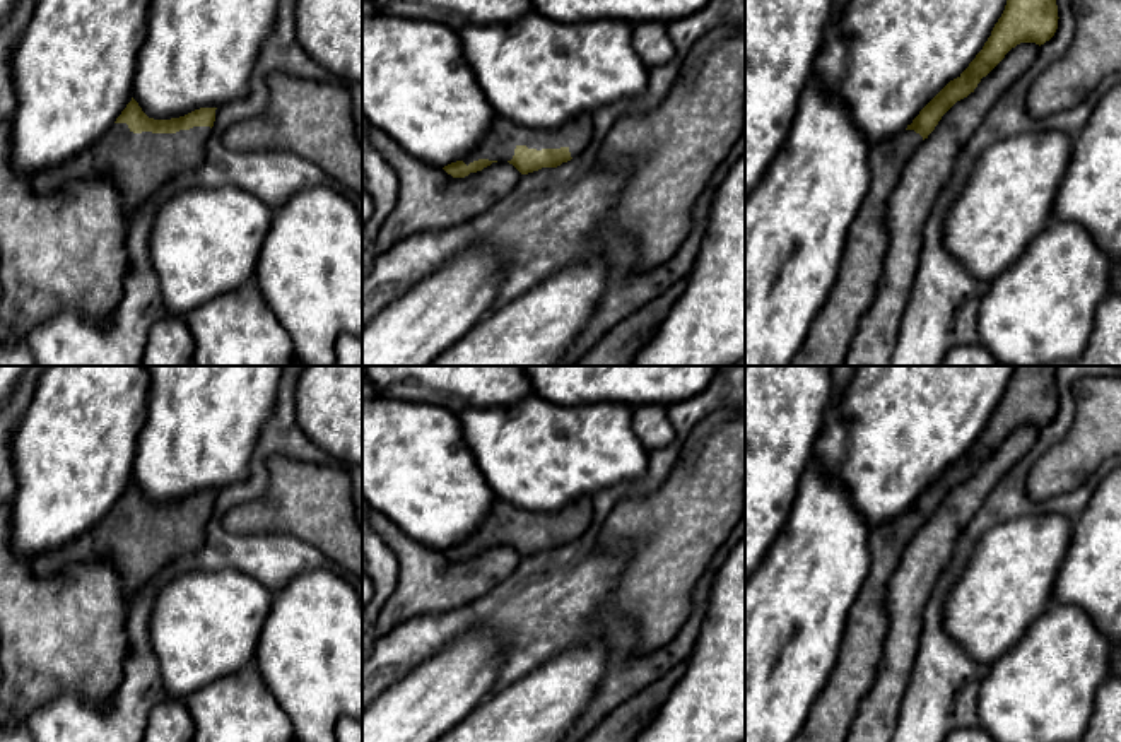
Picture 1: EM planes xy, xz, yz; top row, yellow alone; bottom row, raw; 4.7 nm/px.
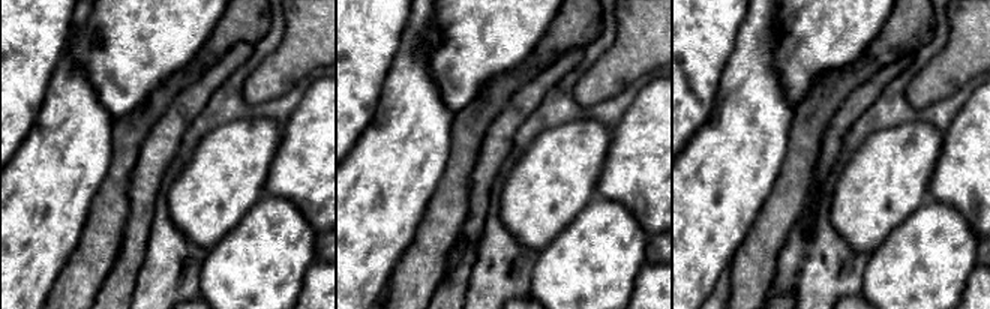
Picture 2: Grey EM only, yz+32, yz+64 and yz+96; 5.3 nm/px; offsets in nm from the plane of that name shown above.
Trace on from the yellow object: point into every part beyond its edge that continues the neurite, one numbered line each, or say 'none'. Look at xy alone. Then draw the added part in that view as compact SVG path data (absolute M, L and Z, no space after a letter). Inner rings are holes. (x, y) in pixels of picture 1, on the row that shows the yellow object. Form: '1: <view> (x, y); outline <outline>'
1: xy (140, 163); outline M113 123L97 142L75 157L34 173L31 185L36 195L44 195L82 178L109 173L130 221L173 176L202 166L210 133L210 127L176 133L133 133L126 123Z

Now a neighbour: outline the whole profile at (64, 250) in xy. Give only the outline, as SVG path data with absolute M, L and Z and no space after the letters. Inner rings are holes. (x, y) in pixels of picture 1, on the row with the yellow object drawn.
M12 118L0 123L0 342L22 342L60 311L72 309L94 328L121 303L128 221L109 173L36 195L31 176L12 161Z

